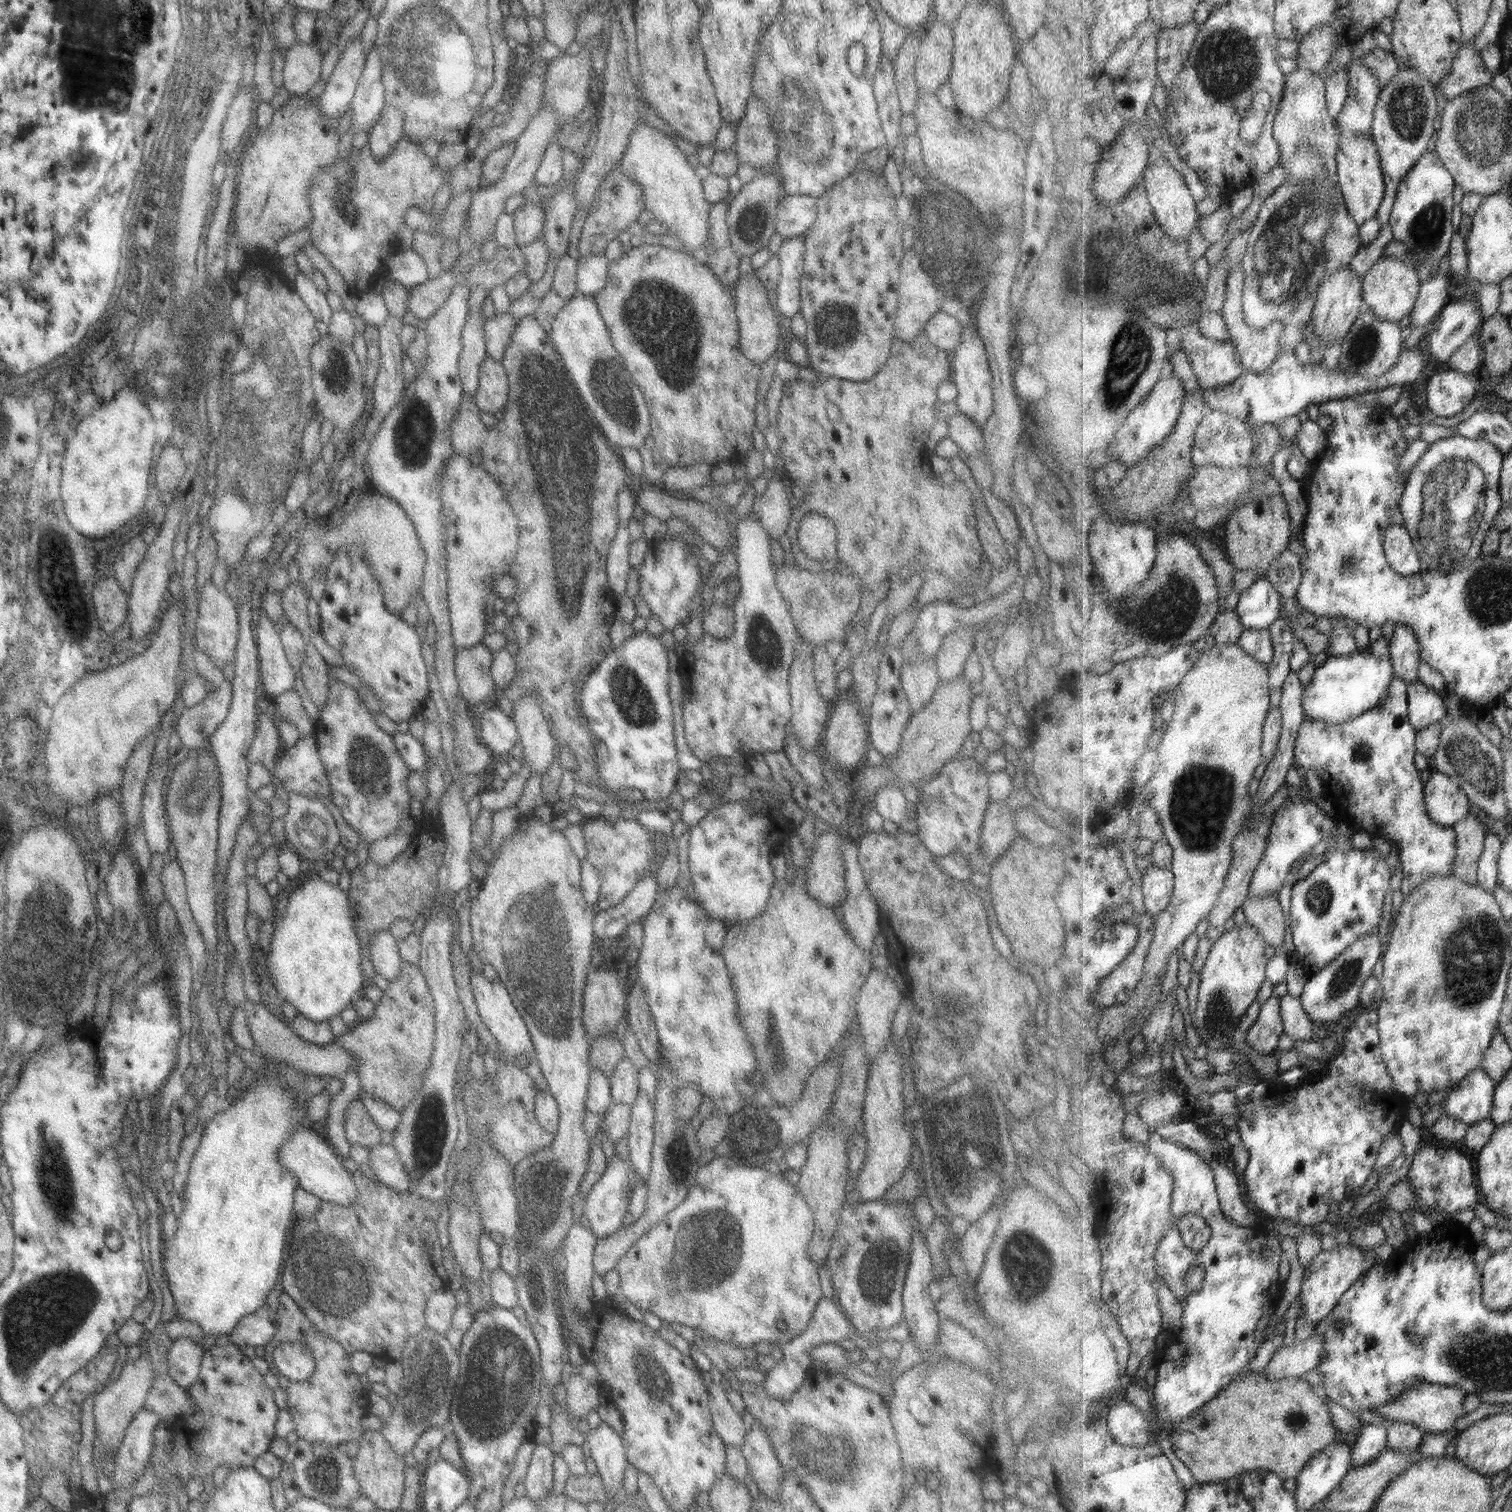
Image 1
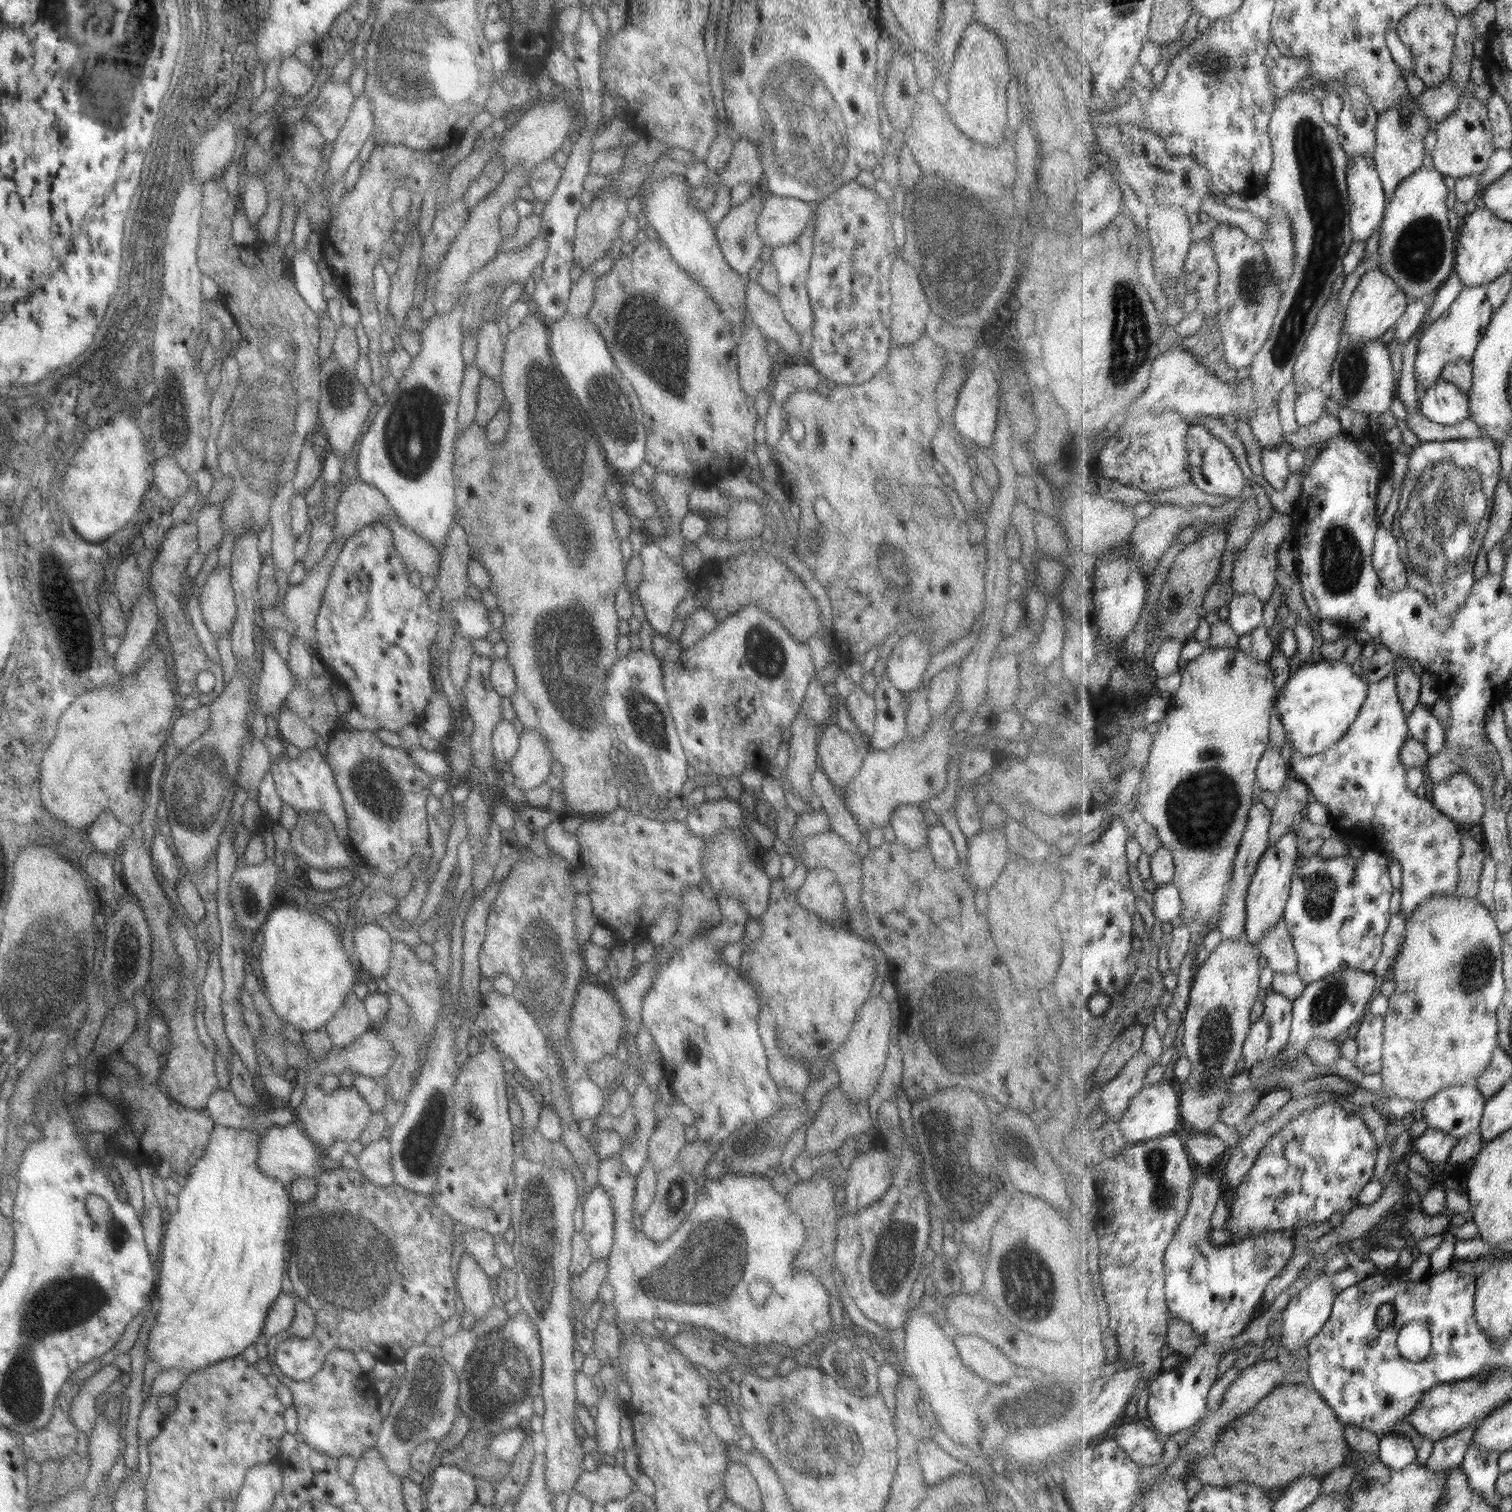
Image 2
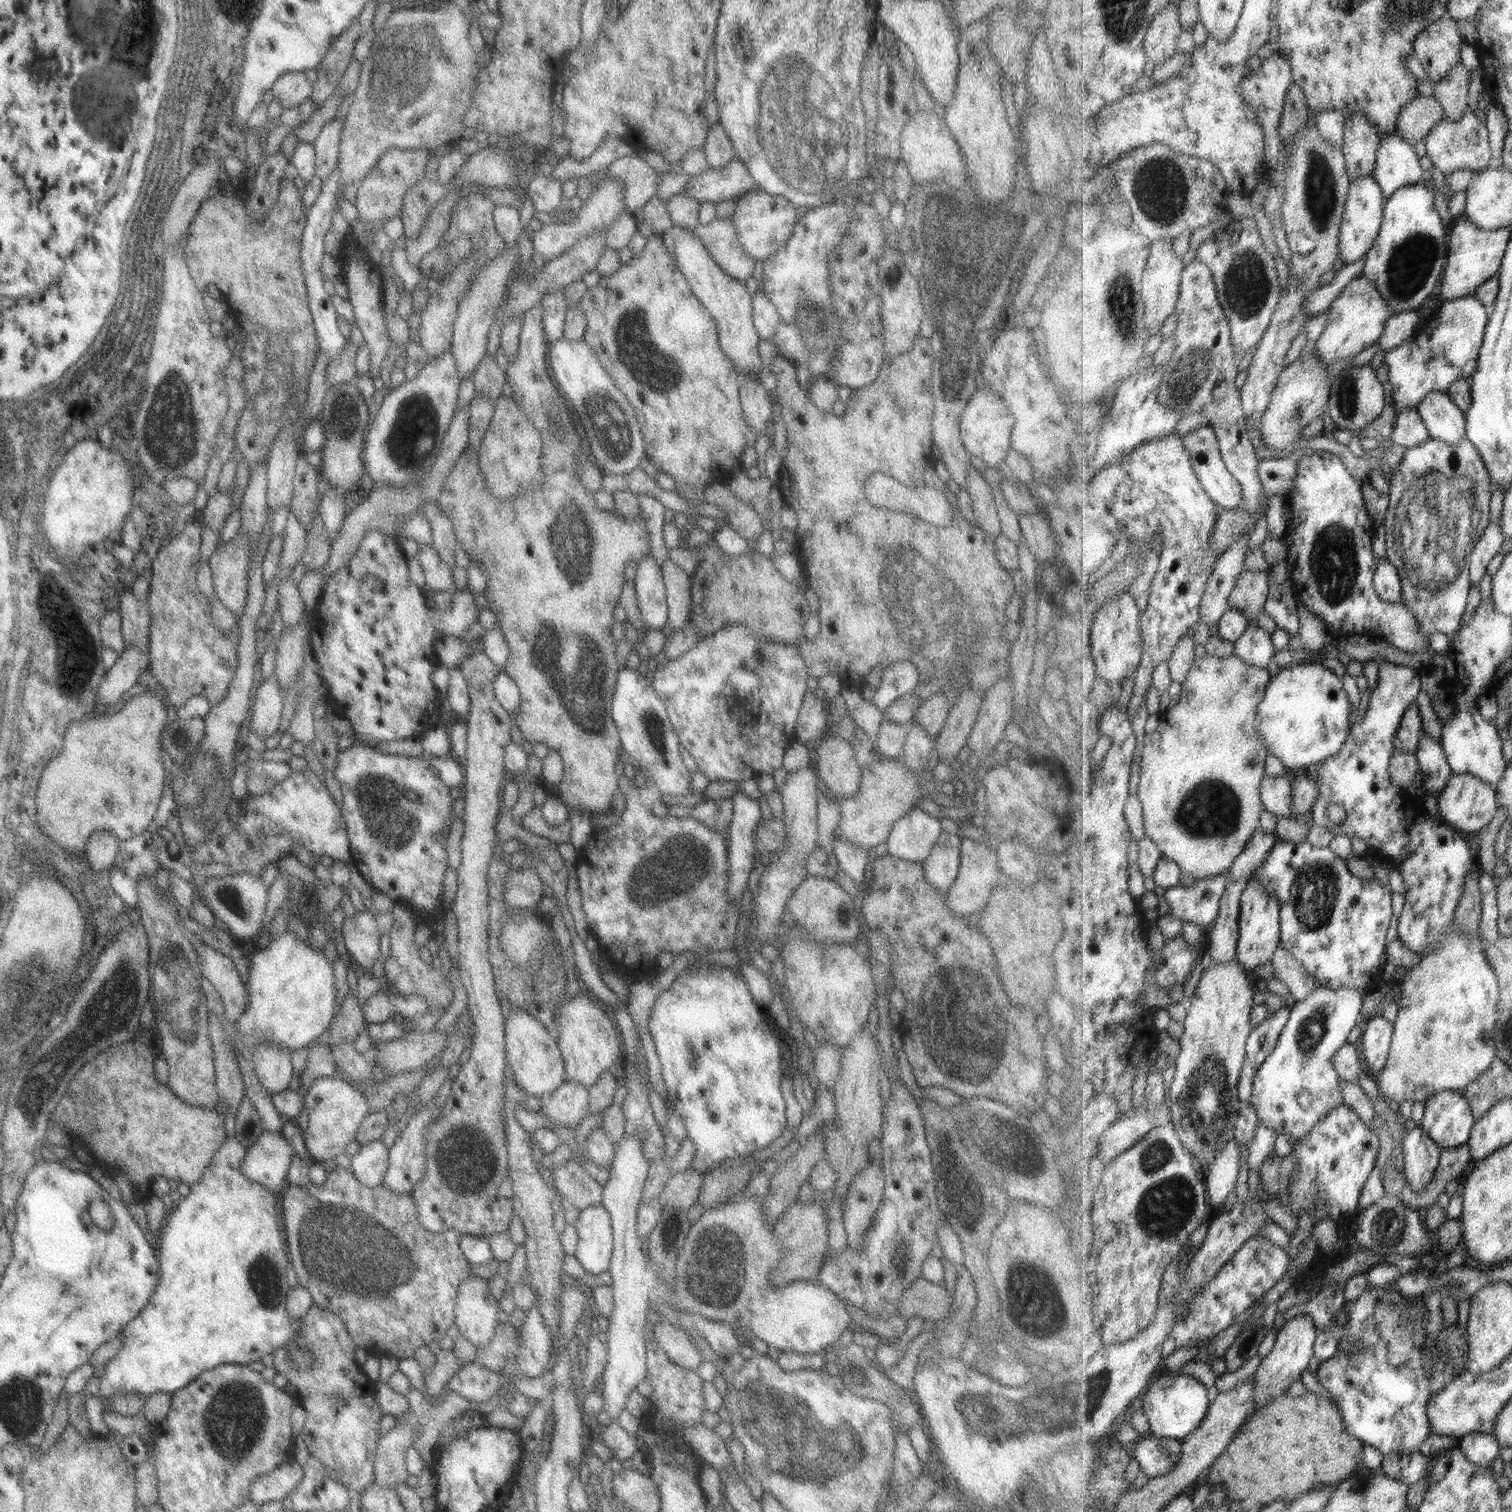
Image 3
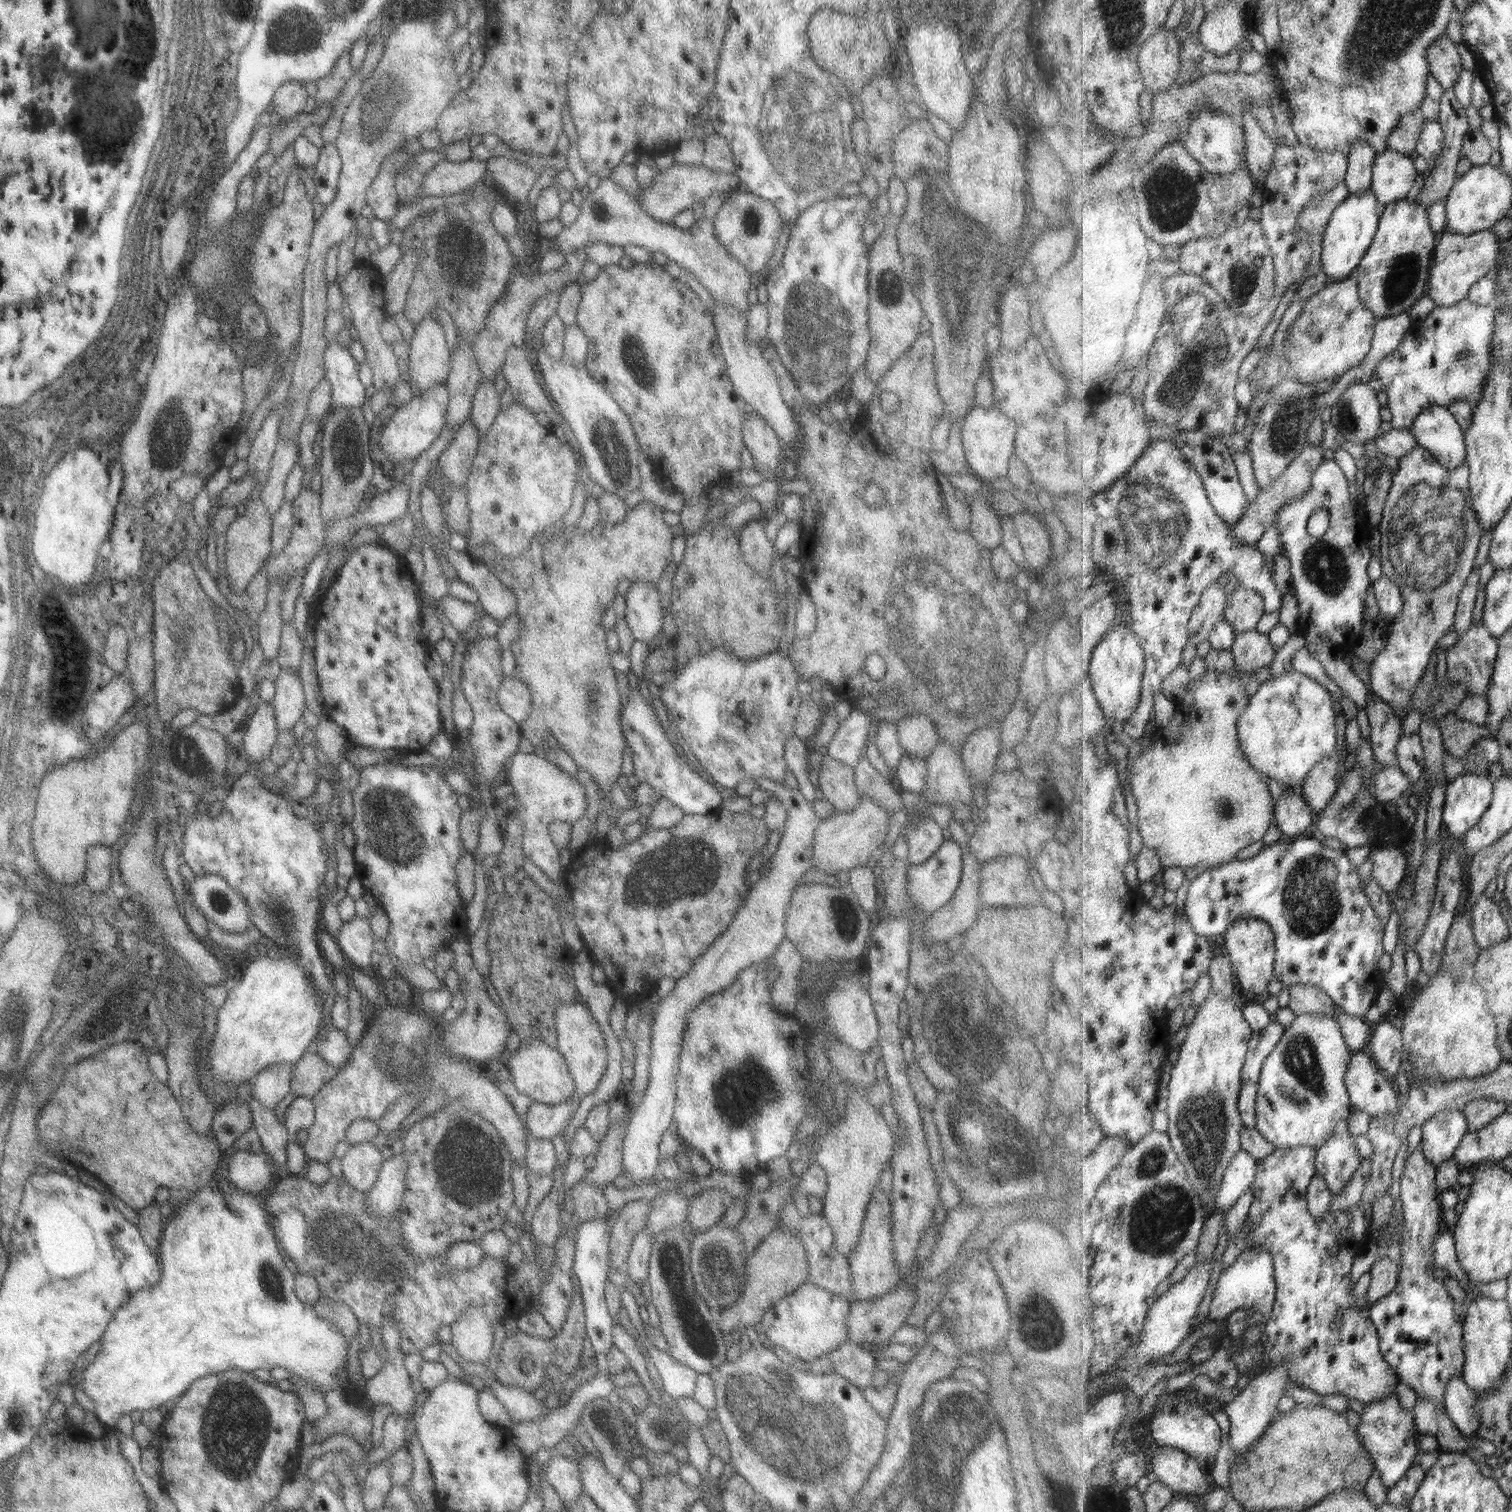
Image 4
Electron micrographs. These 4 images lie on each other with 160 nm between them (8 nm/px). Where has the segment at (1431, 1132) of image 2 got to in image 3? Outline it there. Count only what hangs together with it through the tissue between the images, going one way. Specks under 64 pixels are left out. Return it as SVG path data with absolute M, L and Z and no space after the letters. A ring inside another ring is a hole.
M1421 1126L1407 1133L1403 1142L1404 1169L1411 1189L1417 1193L1426 1191L1439 1168L1444 1148L1438 1145Z

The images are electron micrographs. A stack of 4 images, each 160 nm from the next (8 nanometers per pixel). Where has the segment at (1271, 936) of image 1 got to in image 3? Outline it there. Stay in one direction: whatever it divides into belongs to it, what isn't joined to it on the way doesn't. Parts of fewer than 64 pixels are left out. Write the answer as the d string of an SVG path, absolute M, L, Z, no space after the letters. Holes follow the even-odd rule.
M1282 941L1271 962L1275 976L1281 979L1290 990L1295 1004L1305 1000L1312 992L1322 988L1320 982L1282 946Z

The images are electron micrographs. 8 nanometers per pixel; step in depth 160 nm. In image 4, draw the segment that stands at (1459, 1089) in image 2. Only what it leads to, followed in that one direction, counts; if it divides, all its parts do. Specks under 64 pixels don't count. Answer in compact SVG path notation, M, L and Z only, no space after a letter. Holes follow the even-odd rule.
M1458 1109L1445 1111L1422 1127L1420 1147L1426 1159L1436 1167L1455 1156L1457 1147L1469 1132L1467 1117Z

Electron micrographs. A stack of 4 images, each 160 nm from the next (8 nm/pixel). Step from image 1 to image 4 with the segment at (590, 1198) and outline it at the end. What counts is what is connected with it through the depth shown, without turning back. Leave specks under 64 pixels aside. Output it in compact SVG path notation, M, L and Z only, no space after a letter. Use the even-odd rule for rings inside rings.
M592 1218L587 1222L580 1221L574 1234L574 1253L572 1262L572 1274L575 1274L579 1284L579 1292L582 1298L582 1307L584 1308L584 1334L591 1343L594 1354L607 1354L611 1348L611 1328L614 1326L610 1314L607 1312L604 1301L604 1286L610 1278L608 1268L608 1234L609 1221L604 1218Z

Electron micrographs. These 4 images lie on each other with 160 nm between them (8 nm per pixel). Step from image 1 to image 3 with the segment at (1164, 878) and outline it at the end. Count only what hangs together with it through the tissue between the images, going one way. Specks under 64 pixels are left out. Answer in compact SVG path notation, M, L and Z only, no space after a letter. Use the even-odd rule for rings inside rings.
M1230 874L1196 880L1190 886L1179 883L1166 889L1171 913L1181 920L1209 929L1220 913L1220 905L1230 885Z

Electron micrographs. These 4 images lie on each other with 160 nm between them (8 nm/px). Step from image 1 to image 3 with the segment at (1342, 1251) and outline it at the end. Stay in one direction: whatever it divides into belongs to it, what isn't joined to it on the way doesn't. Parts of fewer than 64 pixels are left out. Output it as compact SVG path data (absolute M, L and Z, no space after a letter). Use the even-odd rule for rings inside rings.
M1299 1314L1282 1326L1269 1354L1263 1357L1254 1372L1256 1391L1254 1394L1254 1410L1261 1409L1265 1404L1285 1394L1293 1382L1301 1380L1301 1374L1311 1365L1311 1358L1315 1356L1315 1338L1317 1326L1308 1314Z

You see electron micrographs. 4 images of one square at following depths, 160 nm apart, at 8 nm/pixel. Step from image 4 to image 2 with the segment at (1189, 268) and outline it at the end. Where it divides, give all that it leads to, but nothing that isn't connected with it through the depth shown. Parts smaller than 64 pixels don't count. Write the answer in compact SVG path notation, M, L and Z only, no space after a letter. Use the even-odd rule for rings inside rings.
M1221 223L1210 240L1220 270L1218 324L1222 335L1224 360L1237 372L1253 365L1257 353L1270 339L1284 288L1274 278L1261 242L1247 236L1239 226Z

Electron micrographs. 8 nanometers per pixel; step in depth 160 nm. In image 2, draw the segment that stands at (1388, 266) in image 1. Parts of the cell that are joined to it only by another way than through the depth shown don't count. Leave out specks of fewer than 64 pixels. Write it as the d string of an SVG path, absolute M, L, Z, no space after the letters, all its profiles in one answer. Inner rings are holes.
M1380 267L1369 269L1360 277L1360 281L1347 304L1343 336L1347 336L1351 342L1377 340L1387 330L1398 324L1409 304L1410 300L1406 292L1400 289L1400 286L1389 274L1386 274Z

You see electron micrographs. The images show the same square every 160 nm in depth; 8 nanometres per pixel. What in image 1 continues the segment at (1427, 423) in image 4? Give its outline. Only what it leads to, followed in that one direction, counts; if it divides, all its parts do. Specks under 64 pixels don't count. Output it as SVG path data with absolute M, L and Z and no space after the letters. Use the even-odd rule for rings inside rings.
M1441 370L1426 383L1426 406L1430 415L1451 418L1471 405L1477 390L1479 377L1475 373Z

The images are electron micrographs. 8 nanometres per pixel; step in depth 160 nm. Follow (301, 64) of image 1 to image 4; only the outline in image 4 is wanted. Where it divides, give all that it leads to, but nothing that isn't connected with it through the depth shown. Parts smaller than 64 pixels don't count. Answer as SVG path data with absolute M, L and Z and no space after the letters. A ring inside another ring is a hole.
M287 82L275 90L270 104L280 120L289 120L303 112L307 97L300 83Z

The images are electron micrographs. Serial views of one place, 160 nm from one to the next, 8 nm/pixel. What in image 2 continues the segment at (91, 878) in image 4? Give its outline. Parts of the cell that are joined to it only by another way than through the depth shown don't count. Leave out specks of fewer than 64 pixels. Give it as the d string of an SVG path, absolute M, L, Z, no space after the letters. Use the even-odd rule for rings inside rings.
M110 812L98 814L86 833L92 848L103 854L112 854L124 838L120 822Z

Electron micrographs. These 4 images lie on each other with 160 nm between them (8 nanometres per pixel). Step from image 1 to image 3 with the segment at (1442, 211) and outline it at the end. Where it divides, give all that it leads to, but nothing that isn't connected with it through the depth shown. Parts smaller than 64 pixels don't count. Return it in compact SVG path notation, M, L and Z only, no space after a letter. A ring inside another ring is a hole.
M1422 181L1406 186L1387 199L1382 230L1378 240L1367 254L1361 272L1361 276L1370 278L1374 282L1383 298L1389 302L1390 309L1394 313L1421 309L1429 299L1434 298L1448 261L1450 238L1446 236L1447 227L1443 224L1441 214L1435 210L1433 192L1424 185L1427 183Z

